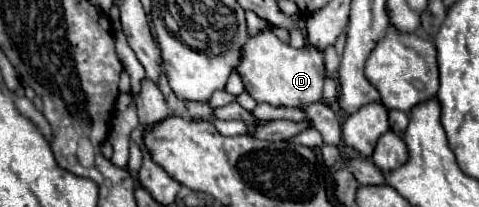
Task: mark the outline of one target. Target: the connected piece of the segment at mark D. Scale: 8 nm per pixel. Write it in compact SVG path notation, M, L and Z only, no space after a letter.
M262 32L260 36L250 36L242 50L242 60L238 64L246 92L256 102L266 102L270 106L292 106L302 108L322 100L324 86L324 50L318 50L310 42L304 48L292 48L290 44L278 40L272 32Z

